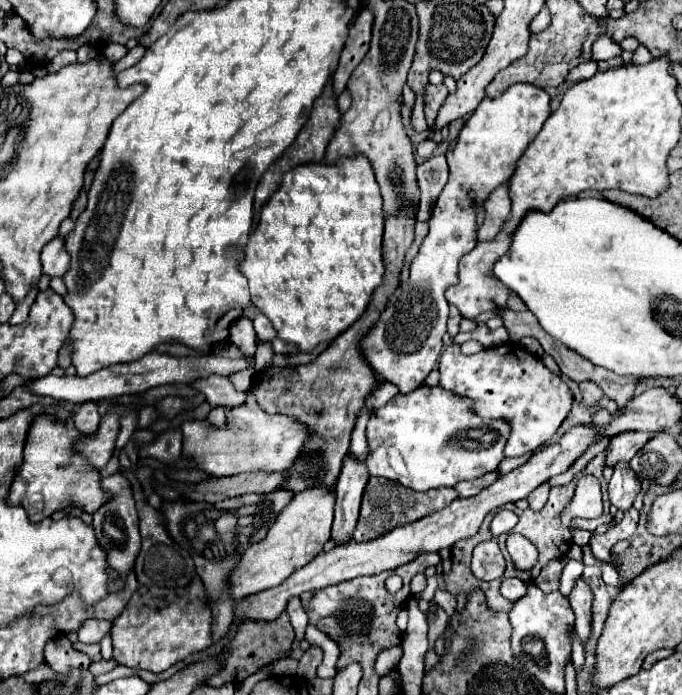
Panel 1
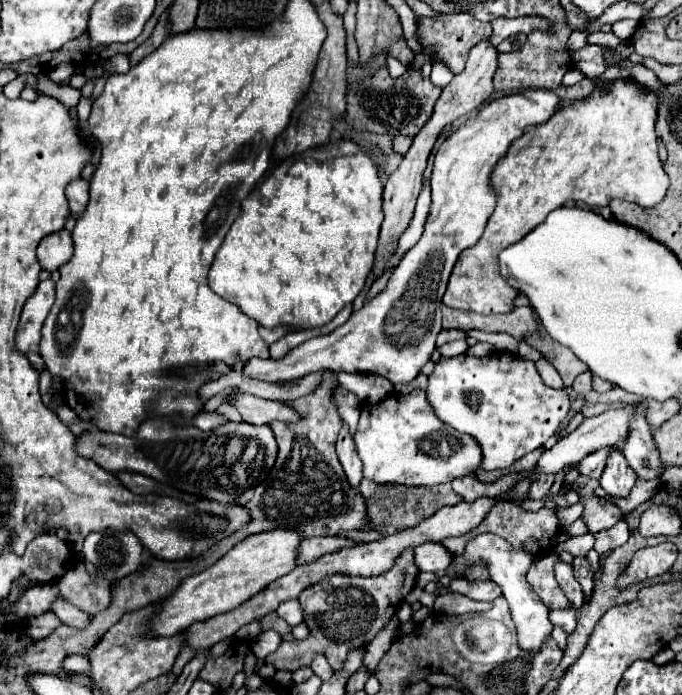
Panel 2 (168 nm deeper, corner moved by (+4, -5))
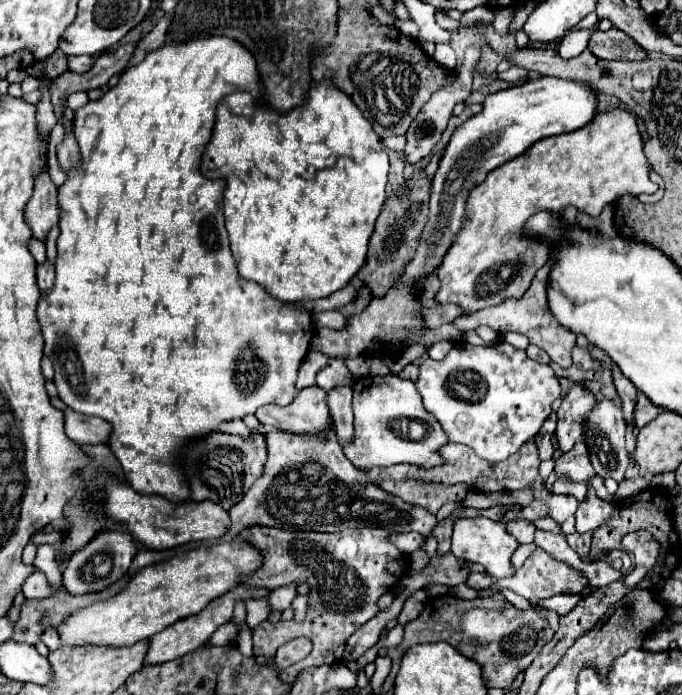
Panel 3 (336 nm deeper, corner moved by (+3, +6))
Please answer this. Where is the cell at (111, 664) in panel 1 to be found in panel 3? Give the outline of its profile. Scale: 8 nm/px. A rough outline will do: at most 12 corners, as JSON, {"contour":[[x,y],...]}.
{"contour":[[48,627],[41,641],[50,651],[60,647],[60,638],[55,628]]}

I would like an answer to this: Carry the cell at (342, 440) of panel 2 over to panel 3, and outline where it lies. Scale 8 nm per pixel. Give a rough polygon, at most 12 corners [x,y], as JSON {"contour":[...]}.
{"contour":[[351,388],[329,392],[341,446],[353,444]]}

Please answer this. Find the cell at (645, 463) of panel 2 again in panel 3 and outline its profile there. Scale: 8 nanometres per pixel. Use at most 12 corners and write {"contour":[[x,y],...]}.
{"contour":[[613,368],[615,388],[623,402],[623,416],[629,430],[637,402],[637,388]]}

